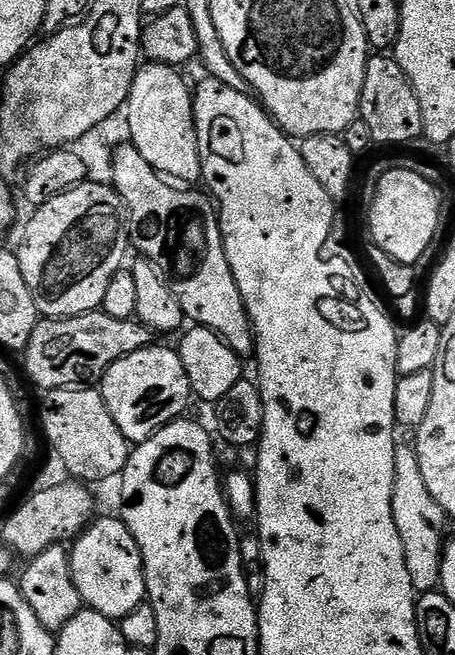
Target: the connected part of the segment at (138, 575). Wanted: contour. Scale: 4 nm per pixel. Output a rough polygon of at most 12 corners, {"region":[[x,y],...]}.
{"region":[[93,519],[70,548],[81,601],[118,622],[145,603],[124,521]]}

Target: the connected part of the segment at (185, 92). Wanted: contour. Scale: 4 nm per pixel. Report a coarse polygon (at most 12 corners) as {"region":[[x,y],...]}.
{"region":[[171,64],[136,69],[127,139],[161,176],[201,175],[194,92]]}

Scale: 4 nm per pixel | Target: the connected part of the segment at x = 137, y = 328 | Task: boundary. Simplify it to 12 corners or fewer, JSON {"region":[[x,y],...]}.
{"region":[[103,310],[44,318],[22,353],[43,390],[99,381],[153,343]]}

